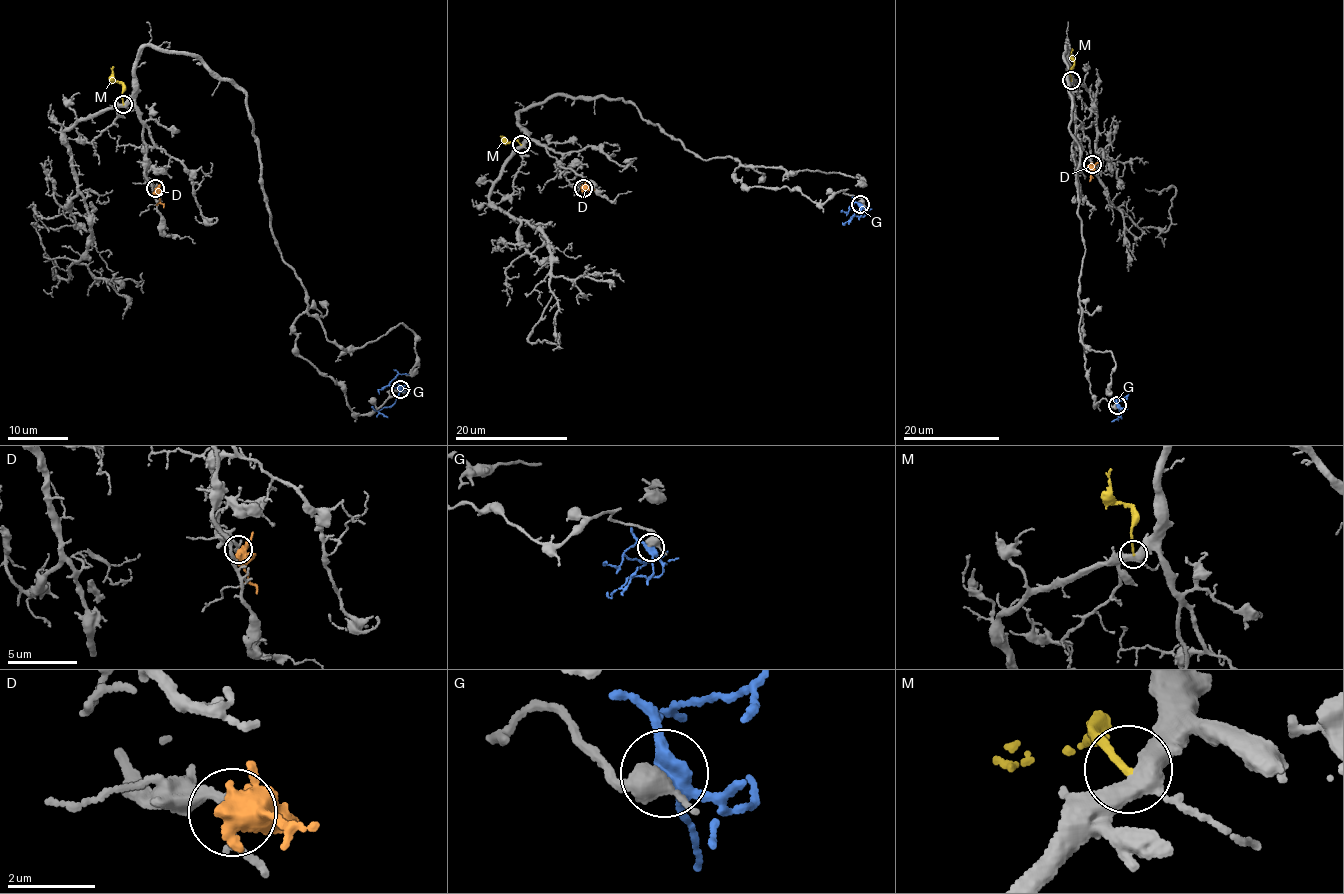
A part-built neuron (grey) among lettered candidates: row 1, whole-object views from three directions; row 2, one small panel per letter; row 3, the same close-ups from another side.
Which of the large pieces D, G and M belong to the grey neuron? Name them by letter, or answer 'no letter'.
no letter

